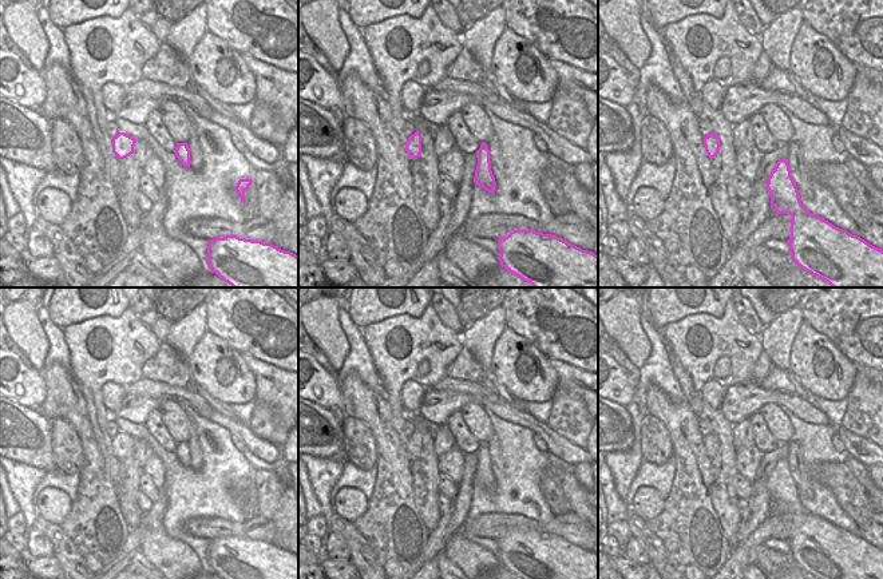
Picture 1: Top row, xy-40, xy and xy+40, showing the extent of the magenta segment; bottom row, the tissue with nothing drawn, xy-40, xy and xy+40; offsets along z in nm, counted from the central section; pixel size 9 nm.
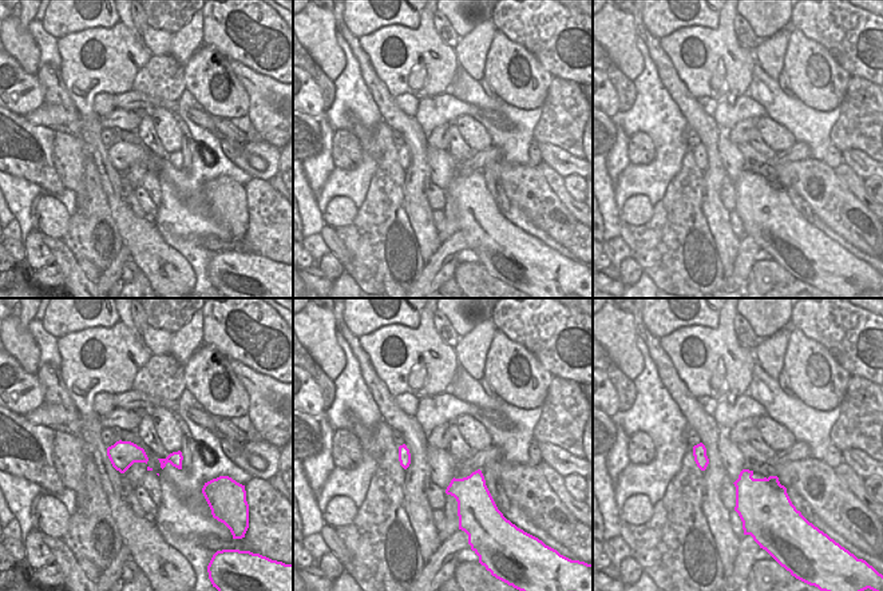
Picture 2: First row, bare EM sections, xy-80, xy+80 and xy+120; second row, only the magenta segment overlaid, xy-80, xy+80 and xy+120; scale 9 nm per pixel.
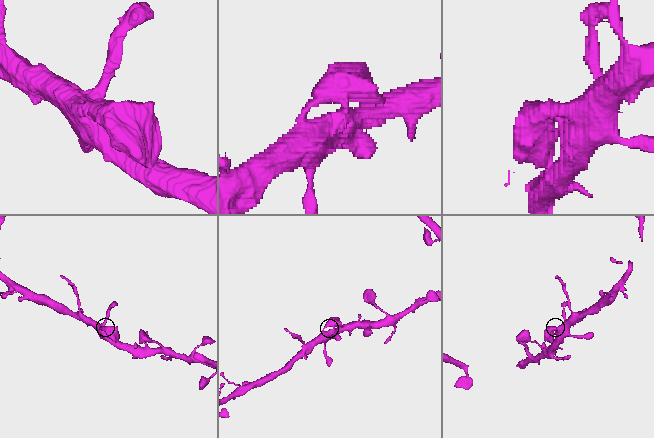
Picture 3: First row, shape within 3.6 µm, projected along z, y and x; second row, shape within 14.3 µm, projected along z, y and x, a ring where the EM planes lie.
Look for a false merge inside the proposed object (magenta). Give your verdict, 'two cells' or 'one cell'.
one cell

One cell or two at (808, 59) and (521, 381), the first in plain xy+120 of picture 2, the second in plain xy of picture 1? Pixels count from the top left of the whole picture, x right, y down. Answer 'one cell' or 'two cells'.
one cell

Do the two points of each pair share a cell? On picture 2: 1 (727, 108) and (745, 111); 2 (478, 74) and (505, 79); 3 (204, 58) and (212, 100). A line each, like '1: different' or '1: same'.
1: same
2: different
3: same

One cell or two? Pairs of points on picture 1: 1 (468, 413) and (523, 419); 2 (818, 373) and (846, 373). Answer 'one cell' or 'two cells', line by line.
1: two cells
2: one cell

